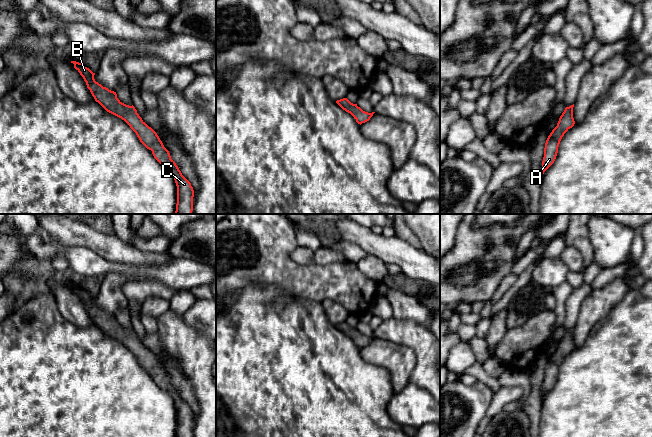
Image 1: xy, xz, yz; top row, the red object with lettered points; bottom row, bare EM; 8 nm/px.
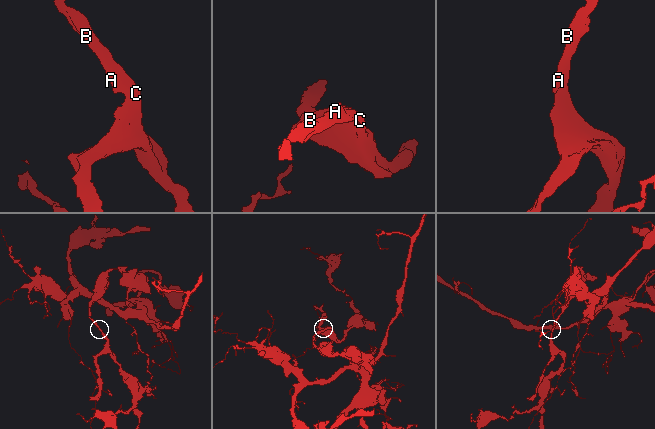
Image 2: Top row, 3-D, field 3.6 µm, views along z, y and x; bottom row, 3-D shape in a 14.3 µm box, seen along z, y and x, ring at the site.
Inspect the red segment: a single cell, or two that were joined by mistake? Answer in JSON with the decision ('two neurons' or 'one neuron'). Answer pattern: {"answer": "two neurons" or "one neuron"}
{"answer": "two neurons"}

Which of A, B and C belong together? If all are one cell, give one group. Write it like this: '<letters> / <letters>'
A C / B

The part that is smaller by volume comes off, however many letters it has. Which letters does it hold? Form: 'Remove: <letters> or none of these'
Remove: A, C

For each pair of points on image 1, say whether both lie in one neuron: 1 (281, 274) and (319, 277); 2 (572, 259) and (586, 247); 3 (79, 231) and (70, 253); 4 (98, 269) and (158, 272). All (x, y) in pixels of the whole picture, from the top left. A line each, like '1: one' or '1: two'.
1: one
2: two
3: two
4: one

